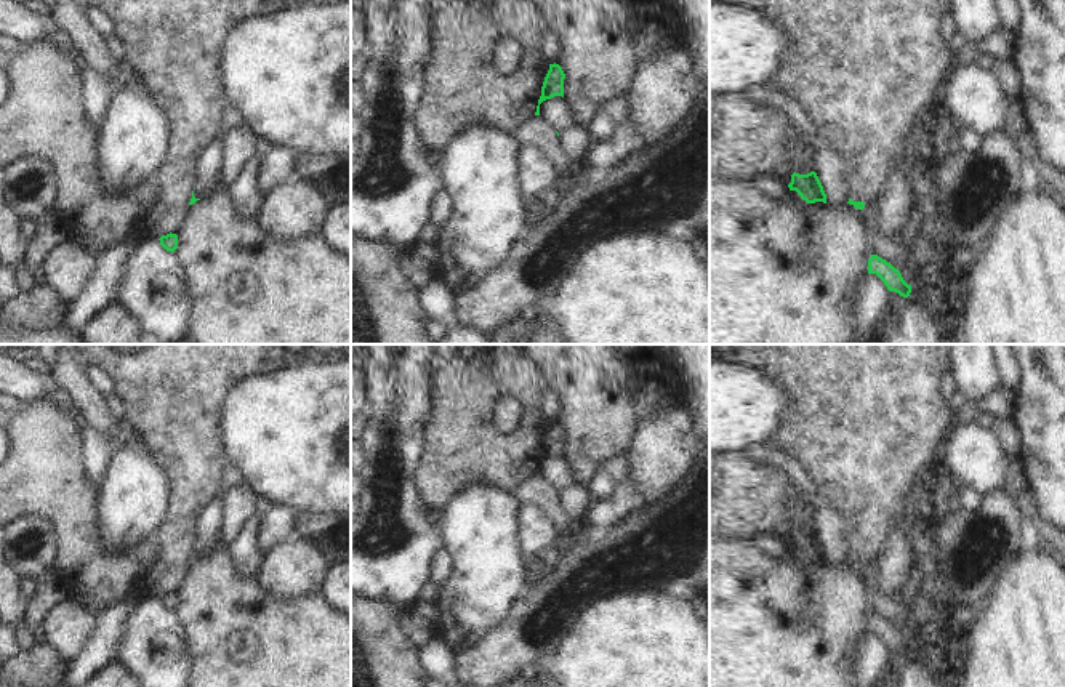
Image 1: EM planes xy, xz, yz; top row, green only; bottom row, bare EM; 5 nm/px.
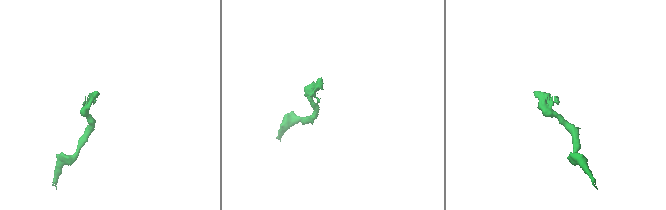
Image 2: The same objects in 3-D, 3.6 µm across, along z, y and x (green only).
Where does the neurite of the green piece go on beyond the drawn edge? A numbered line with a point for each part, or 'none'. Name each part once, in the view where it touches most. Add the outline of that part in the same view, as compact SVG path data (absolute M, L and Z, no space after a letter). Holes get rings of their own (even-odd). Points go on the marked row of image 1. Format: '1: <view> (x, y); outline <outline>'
none

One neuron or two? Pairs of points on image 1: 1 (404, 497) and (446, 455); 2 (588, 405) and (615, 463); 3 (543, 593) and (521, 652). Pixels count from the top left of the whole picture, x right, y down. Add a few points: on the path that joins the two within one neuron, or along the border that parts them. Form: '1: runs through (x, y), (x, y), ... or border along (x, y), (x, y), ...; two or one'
1: border along (423, 449), (415, 473), (415, 487), (426, 508); two
2: border along (625, 450), (607, 457), (586, 484); two
3: runs through (543, 607), (542, 615), (524, 638); one

